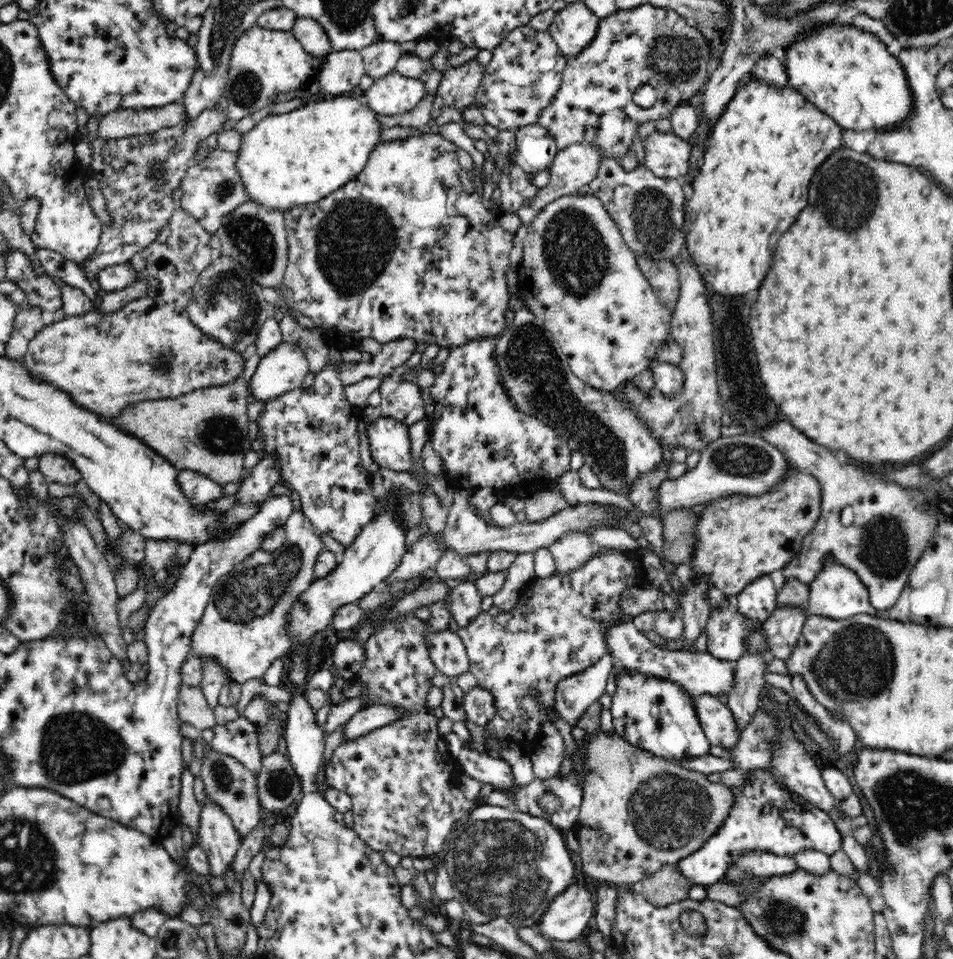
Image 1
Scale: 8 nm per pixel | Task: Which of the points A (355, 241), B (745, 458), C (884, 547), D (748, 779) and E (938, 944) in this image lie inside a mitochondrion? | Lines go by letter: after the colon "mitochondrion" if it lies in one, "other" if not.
A: mitochondrion
B: mitochondrion
C: mitochondrion
D: other
E: other

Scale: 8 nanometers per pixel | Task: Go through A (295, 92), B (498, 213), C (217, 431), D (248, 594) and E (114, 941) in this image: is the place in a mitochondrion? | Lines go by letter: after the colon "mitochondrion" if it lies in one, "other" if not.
A: other
B: other
C: mitochondrion
D: mitochondrion
E: other

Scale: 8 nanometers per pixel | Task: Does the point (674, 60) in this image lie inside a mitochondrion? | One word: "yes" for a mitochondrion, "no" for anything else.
yes

